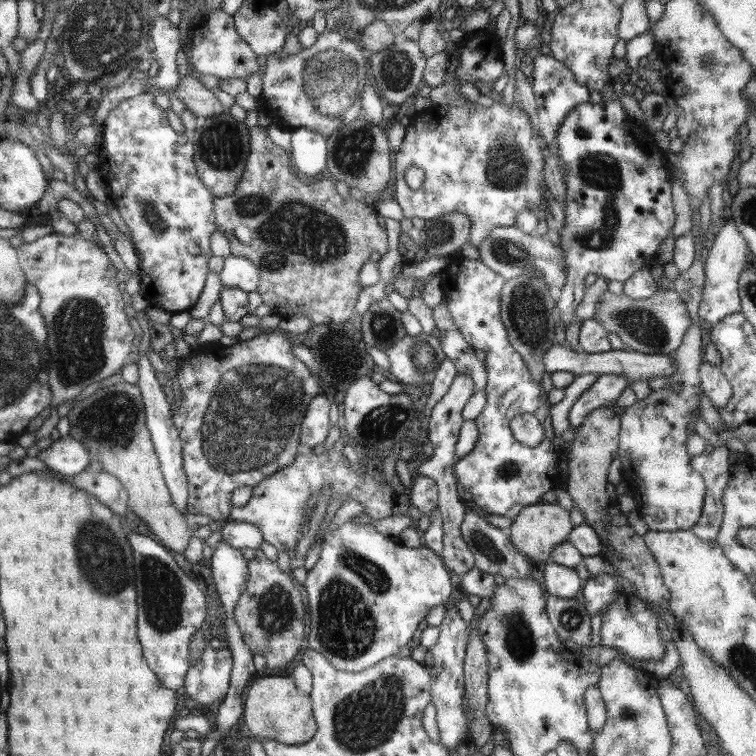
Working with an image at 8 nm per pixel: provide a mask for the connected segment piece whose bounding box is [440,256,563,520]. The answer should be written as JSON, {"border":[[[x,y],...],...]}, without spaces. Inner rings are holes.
{"border":[[[463,256],[451,259],[440,277],[445,304],[452,314],[454,326],[472,348],[486,352],[487,404],[475,418],[479,439],[474,450],[456,462],[456,477],[482,511],[514,520],[524,507],[540,502],[542,494],[563,485],[558,469],[559,453],[552,442],[555,436],[550,417],[552,405],[547,402],[542,384],[532,380],[524,359],[508,342],[506,327],[501,319],[504,277],[484,265],[481,259],[469,260]],[[518,414],[534,414],[546,425],[540,445],[527,447],[514,438],[510,421]]]}

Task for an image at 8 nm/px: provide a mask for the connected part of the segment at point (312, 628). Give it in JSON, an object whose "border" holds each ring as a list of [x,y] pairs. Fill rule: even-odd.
{"border":[[[352,518],[326,532],[320,541],[319,559],[307,572],[303,585],[308,596],[308,647],[322,653],[336,669],[361,672],[398,655],[400,648],[412,640],[414,630],[426,618],[428,610],[450,600],[453,578],[446,570],[447,565],[442,564],[442,560],[428,547],[418,547],[418,550],[406,548],[380,534],[371,524],[356,523]]]}

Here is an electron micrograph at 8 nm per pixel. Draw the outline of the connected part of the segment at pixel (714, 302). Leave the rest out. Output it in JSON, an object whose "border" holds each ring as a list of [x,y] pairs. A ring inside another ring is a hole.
{"border":[[[732,219],[726,221],[718,230],[704,262],[706,282],[704,282],[704,292],[702,292],[702,300],[698,306],[698,317],[700,320],[706,320],[711,328],[728,315],[740,312],[742,304],[740,304],[738,281],[744,266],[749,265],[749,254],[751,254],[751,248],[747,246],[746,239],[736,228],[736,223]]]}

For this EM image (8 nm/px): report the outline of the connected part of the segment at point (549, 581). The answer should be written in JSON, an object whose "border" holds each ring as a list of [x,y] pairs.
{"border":[[[550,562],[547,563],[543,571],[546,589],[551,596],[572,599],[583,588],[584,580],[580,579],[575,569]]]}

